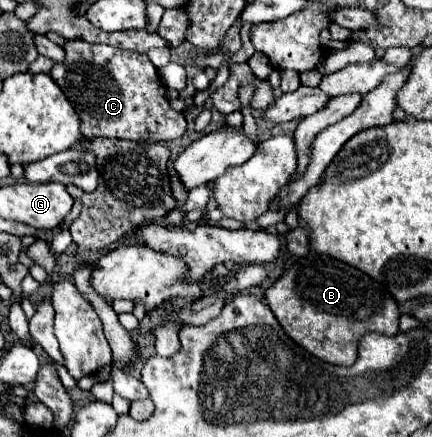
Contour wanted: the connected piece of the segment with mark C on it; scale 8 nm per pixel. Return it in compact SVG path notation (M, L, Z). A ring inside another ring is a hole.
M82 39L66 41L64 51L64 63L54 63L50 75L80 115L82 135L86 139L116 137L130 141L170 141L184 135L186 119L166 101L166 87L148 55L120 51L112 45L88 43Z

